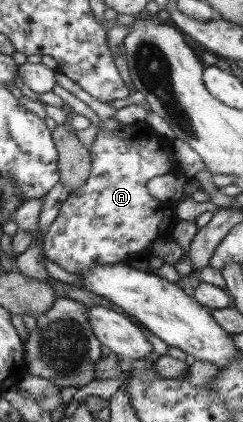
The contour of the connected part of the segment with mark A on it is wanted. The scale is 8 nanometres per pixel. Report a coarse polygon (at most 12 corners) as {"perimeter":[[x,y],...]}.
{"perimeter":[[66,75],[97,115],[90,169],[41,235],[43,255],[80,277],[148,259],[174,202],[149,179],[177,173],[170,142],[121,123]]}

